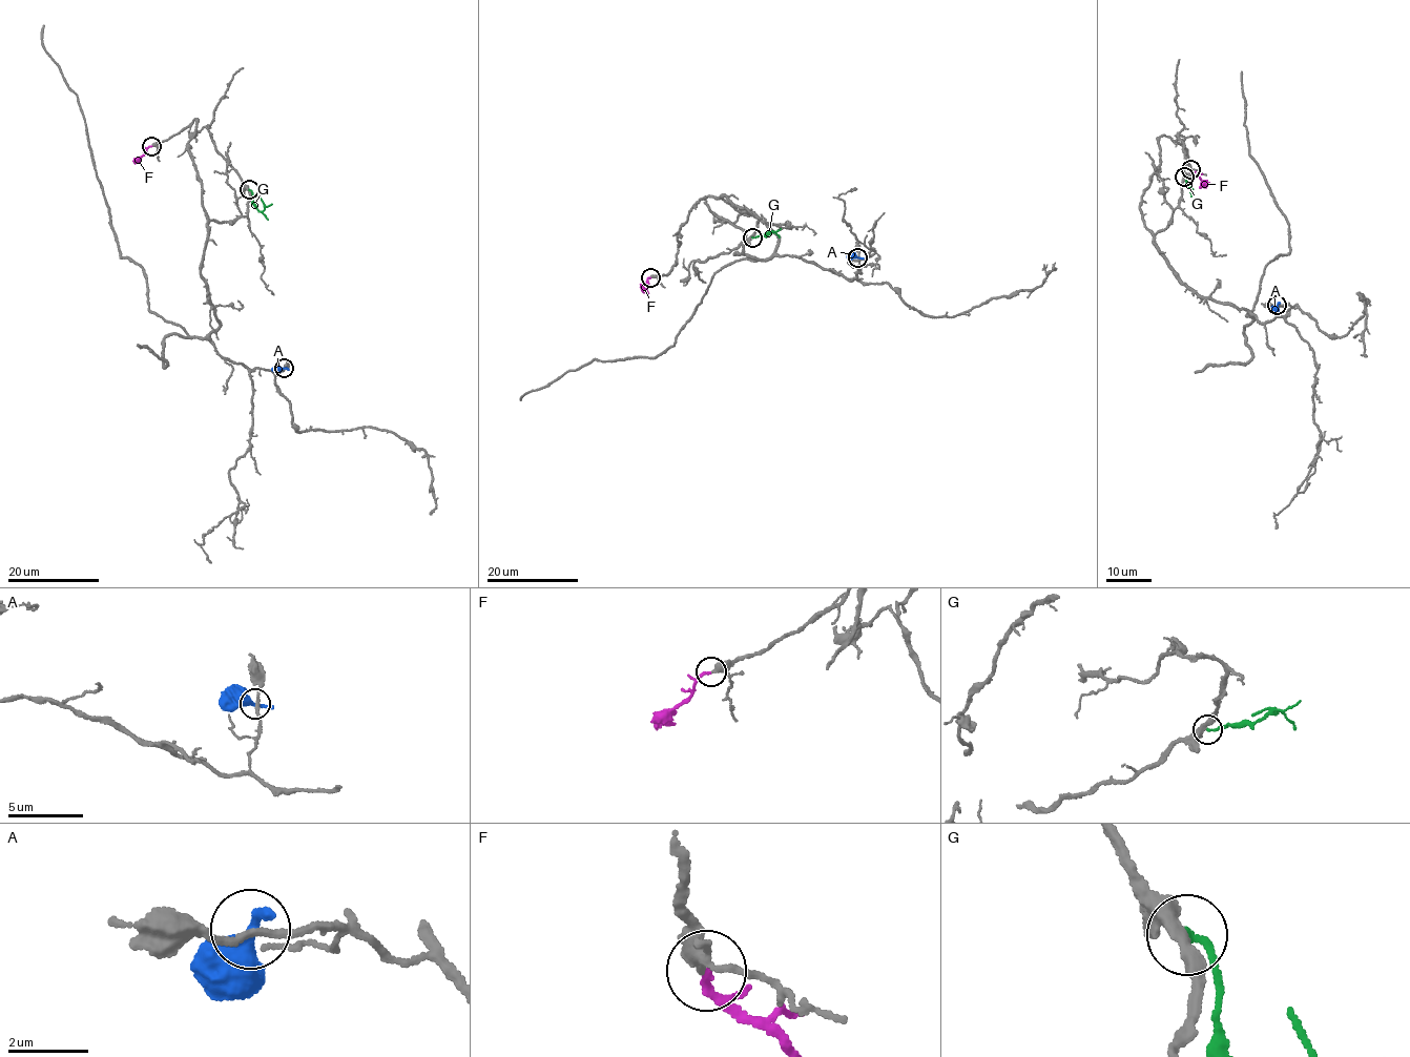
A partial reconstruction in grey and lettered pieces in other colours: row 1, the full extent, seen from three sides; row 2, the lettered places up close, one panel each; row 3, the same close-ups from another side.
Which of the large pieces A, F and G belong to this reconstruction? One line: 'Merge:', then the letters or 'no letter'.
Merge: F

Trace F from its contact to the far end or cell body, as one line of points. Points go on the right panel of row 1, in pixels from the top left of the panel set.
F: (1190, 169), (1207, 186)

